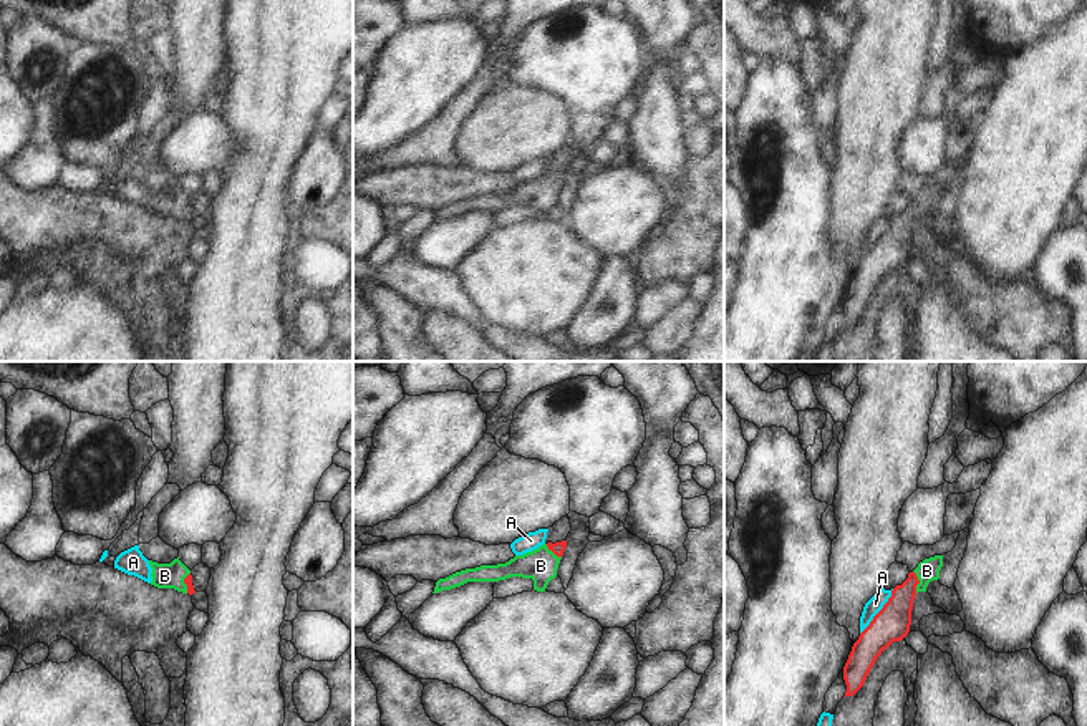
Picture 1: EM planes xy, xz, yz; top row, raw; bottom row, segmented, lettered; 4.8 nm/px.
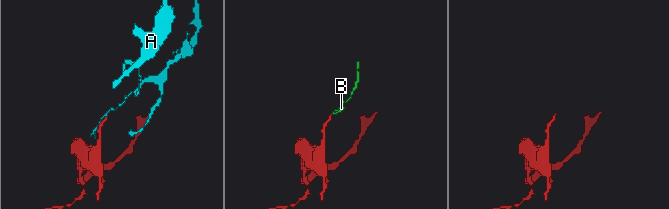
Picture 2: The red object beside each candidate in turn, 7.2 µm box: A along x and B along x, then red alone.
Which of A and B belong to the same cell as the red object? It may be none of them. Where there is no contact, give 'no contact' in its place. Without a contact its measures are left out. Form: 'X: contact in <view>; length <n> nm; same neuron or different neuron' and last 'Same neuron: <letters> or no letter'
A: contact in yz; length 280 nm; different neuron
B: contact in yz; length 110 nm; same neuron
Same neuron: B

